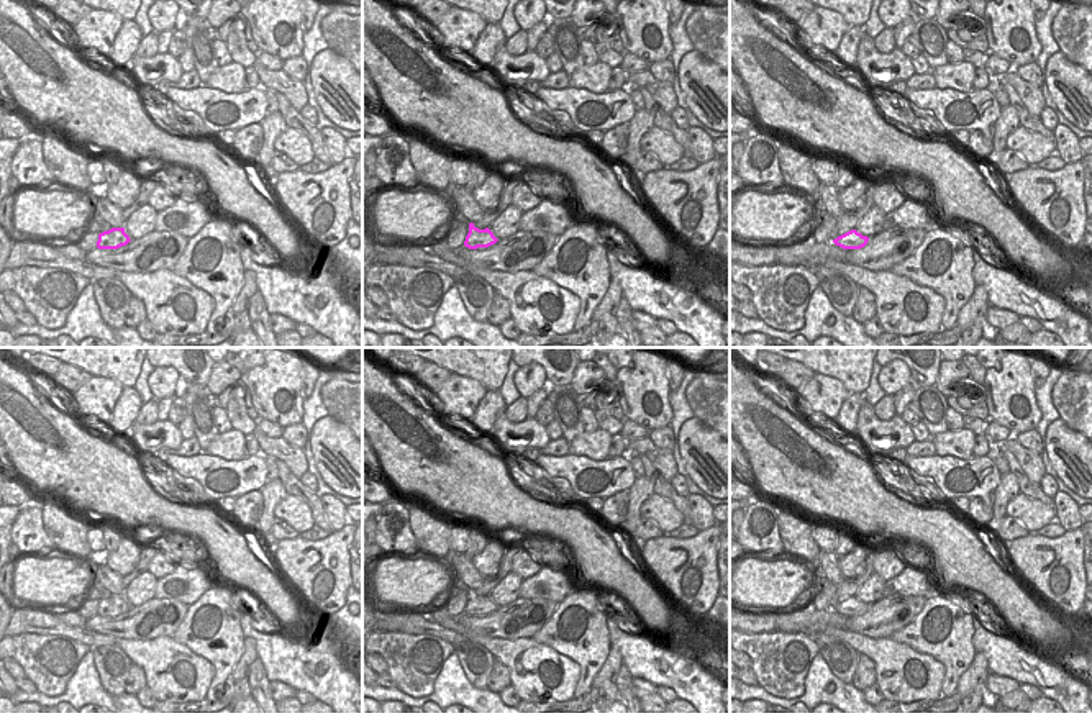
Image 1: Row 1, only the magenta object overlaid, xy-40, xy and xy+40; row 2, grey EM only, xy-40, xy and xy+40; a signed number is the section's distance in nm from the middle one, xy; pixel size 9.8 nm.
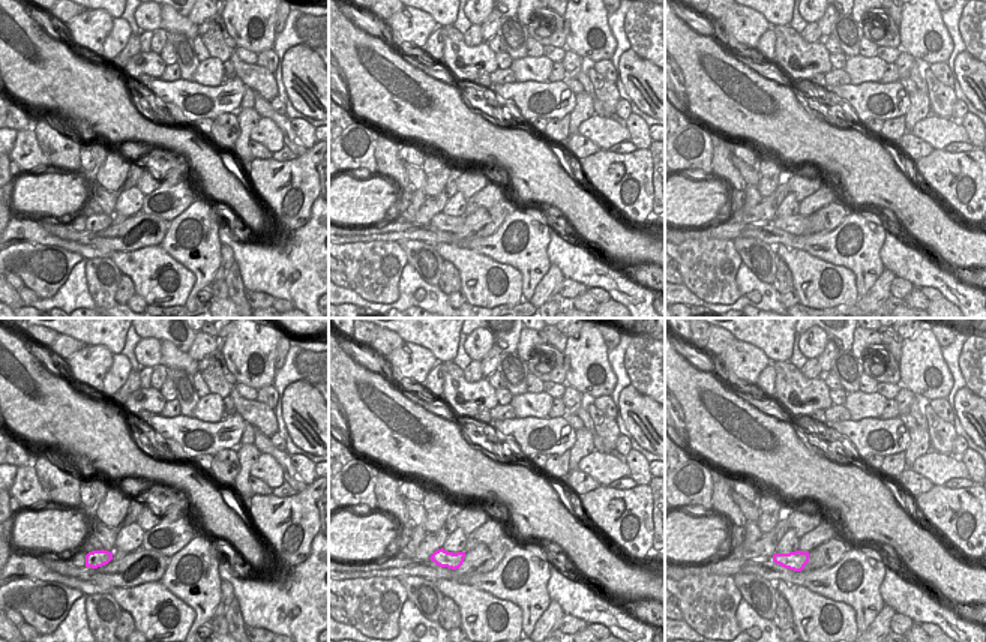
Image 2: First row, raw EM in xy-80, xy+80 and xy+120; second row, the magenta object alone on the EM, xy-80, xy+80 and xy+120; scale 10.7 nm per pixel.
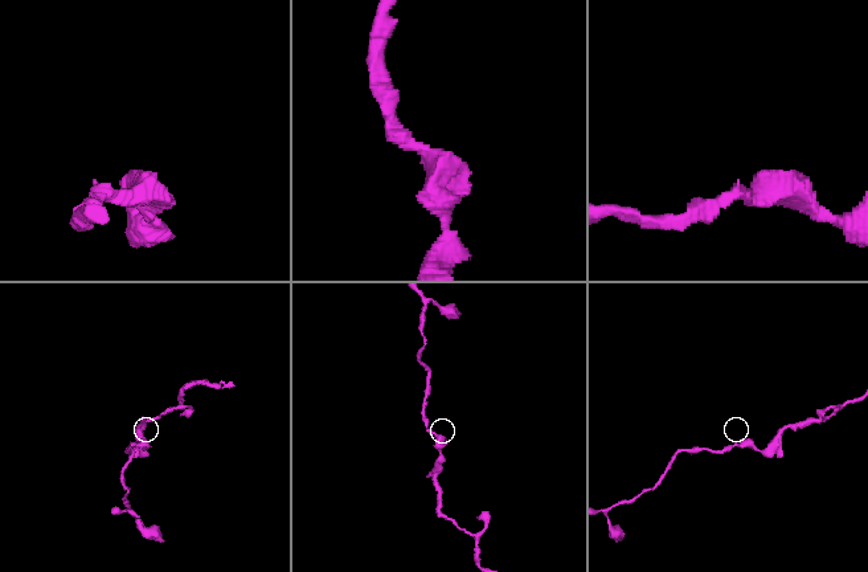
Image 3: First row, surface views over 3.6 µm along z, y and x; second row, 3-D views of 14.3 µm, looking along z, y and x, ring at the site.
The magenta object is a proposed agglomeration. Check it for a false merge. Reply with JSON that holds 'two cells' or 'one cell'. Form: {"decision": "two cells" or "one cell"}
{"decision": "one cell"}

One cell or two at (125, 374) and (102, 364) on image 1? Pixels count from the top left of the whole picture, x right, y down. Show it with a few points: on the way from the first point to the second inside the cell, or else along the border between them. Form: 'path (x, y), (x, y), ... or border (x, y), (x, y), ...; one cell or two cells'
path (120, 369), (115, 364), (107, 364); one cell

